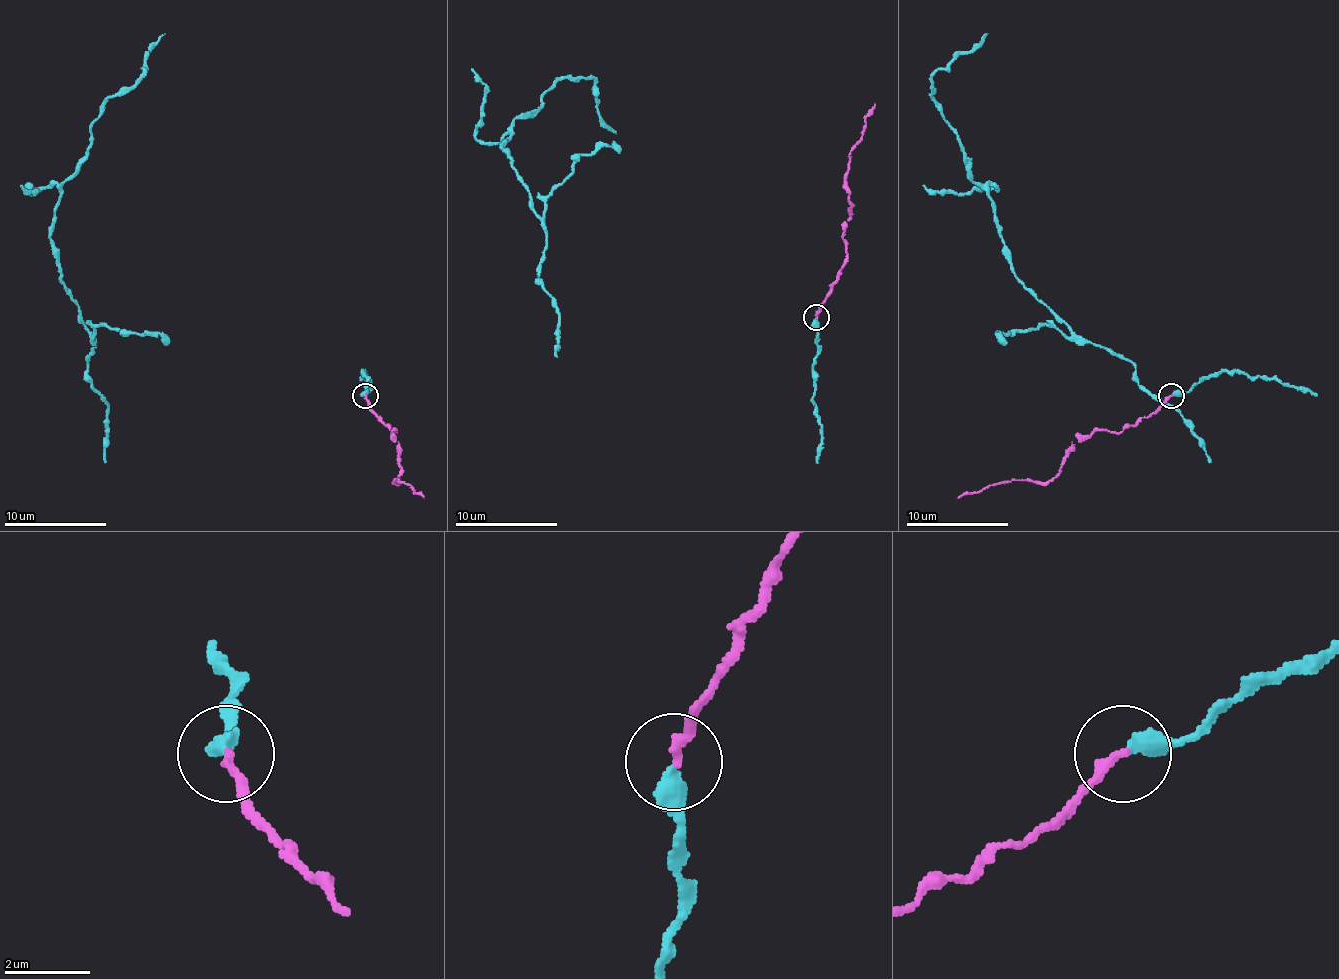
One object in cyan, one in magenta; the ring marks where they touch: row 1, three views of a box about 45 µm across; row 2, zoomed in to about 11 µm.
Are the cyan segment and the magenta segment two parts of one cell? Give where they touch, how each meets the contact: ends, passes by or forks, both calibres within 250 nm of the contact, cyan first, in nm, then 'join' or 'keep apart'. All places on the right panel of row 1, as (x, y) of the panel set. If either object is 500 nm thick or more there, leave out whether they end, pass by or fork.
place (1171, 396); cyan ends; magenta ends; calibres 420 and 200 nm; join

